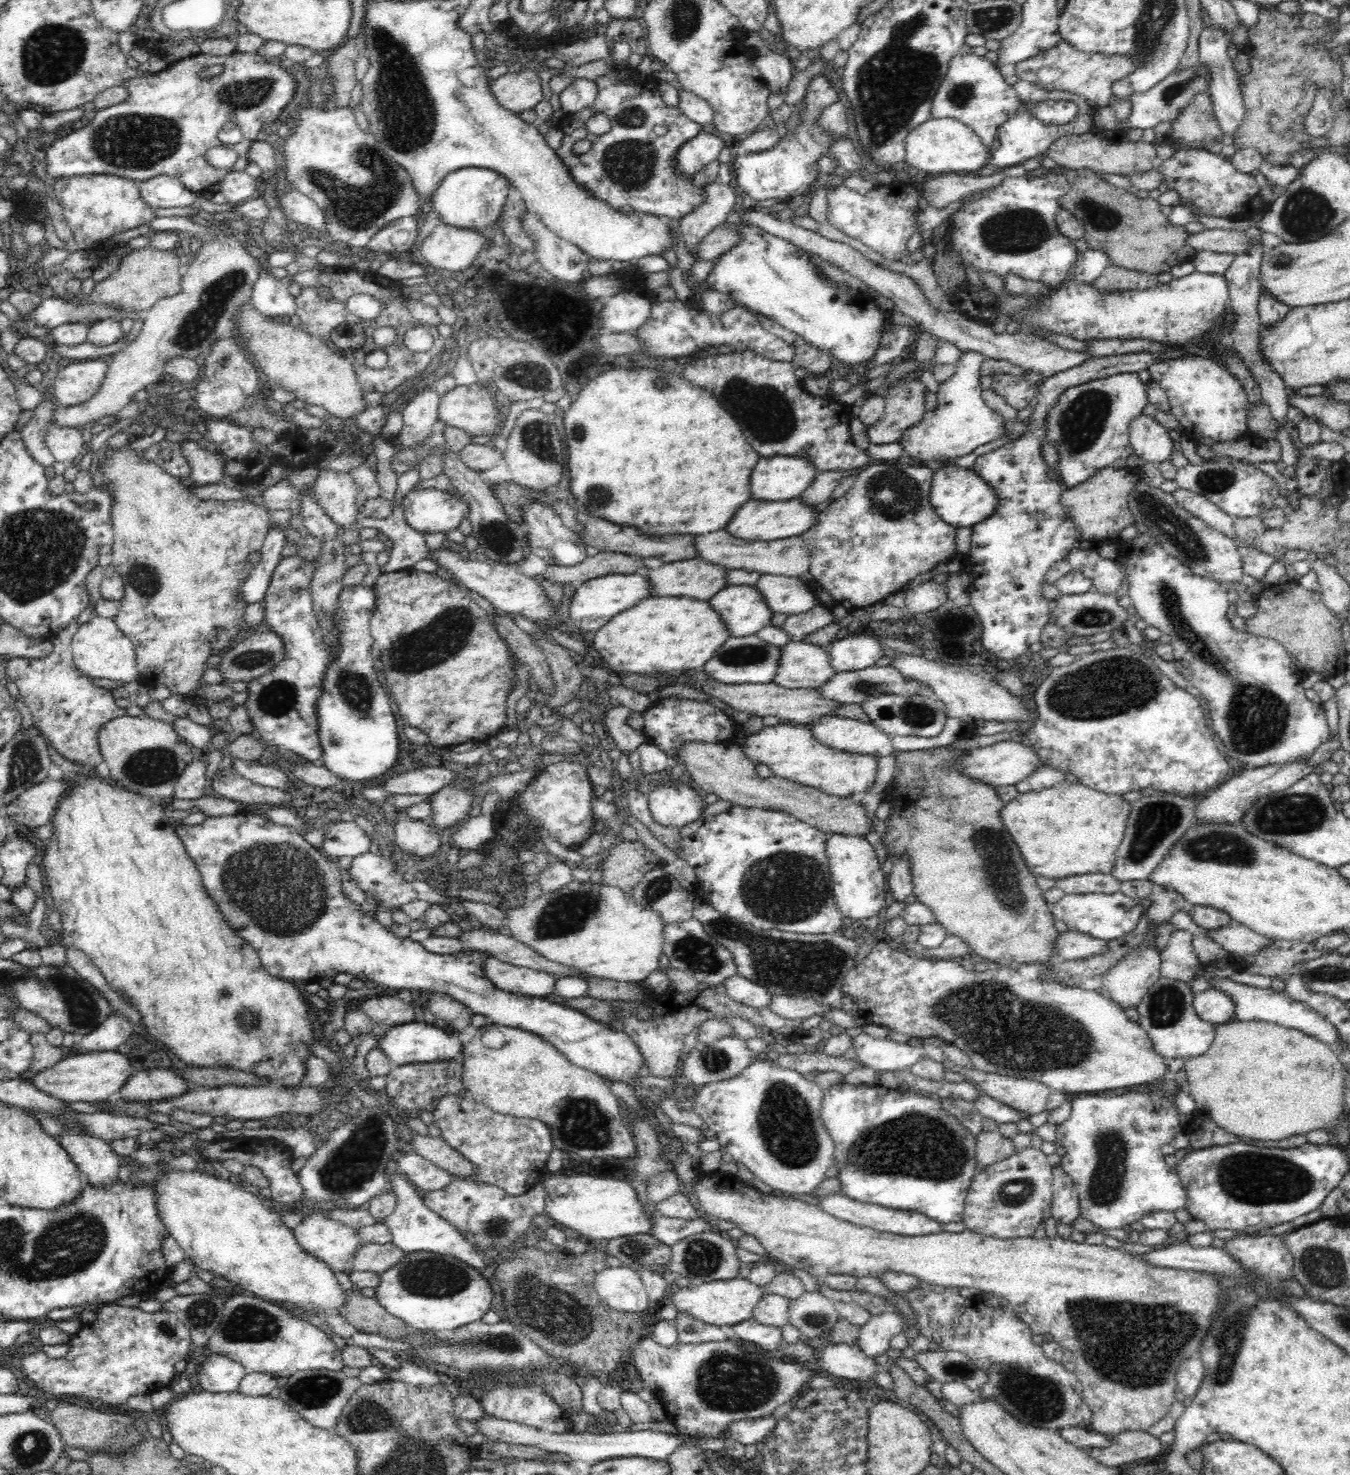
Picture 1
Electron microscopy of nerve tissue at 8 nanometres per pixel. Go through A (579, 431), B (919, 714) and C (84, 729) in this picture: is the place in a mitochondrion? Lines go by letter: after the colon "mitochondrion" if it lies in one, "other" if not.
A: mitochondrion
B: mitochondrion
C: other

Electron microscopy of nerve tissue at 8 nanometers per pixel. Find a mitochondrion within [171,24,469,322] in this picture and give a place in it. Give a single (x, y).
(407, 115)

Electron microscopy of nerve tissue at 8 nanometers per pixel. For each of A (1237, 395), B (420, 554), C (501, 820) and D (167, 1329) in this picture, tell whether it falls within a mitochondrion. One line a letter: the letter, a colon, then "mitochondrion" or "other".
A: other
B: other
C: other
D: mitochondrion

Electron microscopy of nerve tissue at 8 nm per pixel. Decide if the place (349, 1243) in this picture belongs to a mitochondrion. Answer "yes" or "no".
no

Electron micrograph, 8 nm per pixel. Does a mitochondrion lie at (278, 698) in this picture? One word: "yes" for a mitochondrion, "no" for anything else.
yes

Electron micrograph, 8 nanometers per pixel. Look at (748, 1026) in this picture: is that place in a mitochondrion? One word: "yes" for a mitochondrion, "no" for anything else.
no

